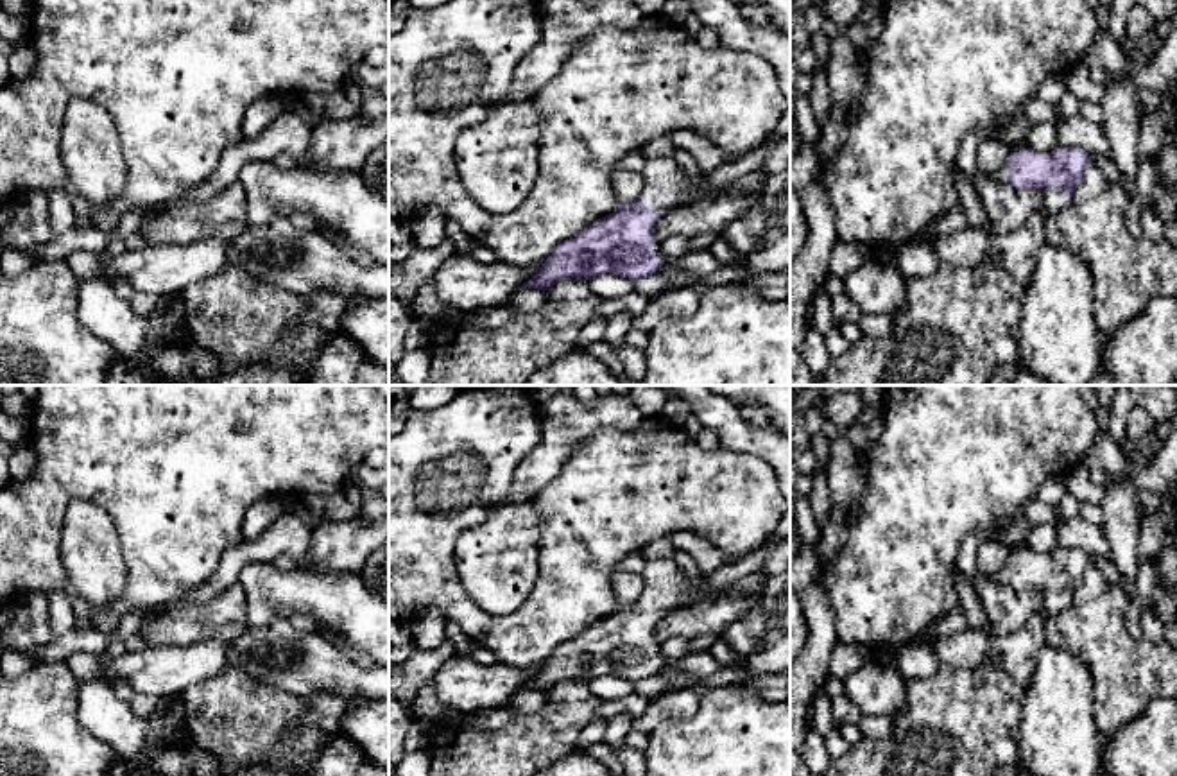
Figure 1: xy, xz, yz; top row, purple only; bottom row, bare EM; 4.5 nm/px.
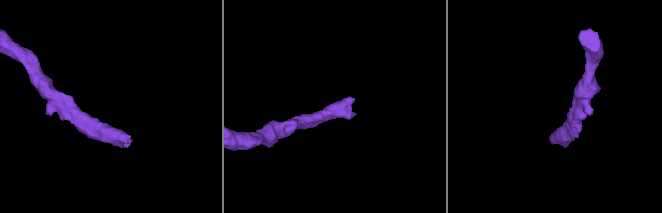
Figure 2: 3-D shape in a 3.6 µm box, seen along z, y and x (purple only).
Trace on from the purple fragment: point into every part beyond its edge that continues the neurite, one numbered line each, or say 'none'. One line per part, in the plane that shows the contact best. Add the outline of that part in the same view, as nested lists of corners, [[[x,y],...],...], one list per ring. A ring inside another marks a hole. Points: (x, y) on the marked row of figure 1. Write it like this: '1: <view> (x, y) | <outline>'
1: xz (667, 189) | [[[659,158],[647,161],[641,177],[645,181],[641,201],[652,211],[665,215],[722,190],[763,194],[770,176],[758,170],[729,183],[722,190],[711,190],[702,176],[690,181],[674,160]]]
2: yz (1054, 201) | [[[1052,186],[1052,188],[1043,188],[1041,190],[1041,197],[1043,197],[1043,204],[1041,210],[1052,217],[1053,213],[1061,211],[1062,208],[1066,208],[1066,201],[1064,201],[1064,186]]]

